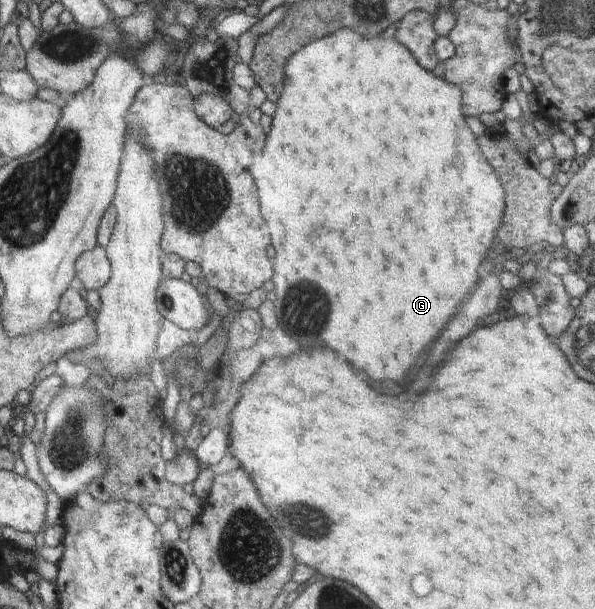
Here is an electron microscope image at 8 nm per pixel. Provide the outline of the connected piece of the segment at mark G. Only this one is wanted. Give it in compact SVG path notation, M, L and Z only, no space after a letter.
M350 27L310 42L304 49L293 53L285 64L284 92L275 103L269 137L266 138L266 146L263 146L260 162L252 166L252 176L260 194L262 218L268 222L268 230L274 230L278 262L278 274L274 274L273 278L276 316L282 328L300 346L312 348L318 344L328 344L338 350L350 346L358 348L350 352L350 362L354 362L358 370L368 372L376 380L402 382L418 354L434 340L448 318L454 316L456 306L476 288L480 262L504 220L505 187L498 182L498 174L480 152L478 134L474 134L470 118L466 118L462 112L462 96L459 86L446 82L446 79L418 64L411 50L398 39L382 37L382 34L366 38Z

